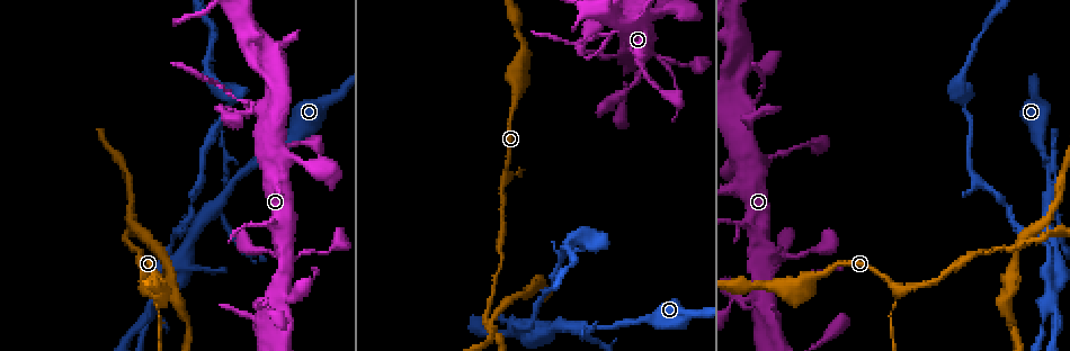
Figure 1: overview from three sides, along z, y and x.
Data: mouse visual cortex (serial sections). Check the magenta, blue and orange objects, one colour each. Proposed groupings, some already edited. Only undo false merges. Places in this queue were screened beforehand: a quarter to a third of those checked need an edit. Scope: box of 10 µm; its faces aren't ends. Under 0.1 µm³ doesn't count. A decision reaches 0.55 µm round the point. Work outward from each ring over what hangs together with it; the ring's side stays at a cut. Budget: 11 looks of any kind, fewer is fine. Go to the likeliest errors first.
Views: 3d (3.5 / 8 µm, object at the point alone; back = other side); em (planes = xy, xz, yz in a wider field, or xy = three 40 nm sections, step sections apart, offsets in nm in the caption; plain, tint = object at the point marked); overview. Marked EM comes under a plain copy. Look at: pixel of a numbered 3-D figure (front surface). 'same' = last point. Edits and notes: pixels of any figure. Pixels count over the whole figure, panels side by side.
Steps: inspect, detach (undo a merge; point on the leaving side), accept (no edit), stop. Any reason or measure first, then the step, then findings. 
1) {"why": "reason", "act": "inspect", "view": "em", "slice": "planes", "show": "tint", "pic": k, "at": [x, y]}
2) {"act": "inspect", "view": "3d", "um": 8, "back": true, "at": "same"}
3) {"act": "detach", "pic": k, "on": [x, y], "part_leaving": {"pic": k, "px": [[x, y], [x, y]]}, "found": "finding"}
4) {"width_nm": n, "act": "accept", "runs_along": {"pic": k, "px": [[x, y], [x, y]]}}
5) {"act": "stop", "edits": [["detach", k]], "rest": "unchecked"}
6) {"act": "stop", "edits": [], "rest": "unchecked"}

{"why": "two arms in line, one across", "act": "inspect", "view": "3d", "um": 3.5, "back": true, "pic": 1, "at": [217, 206]}

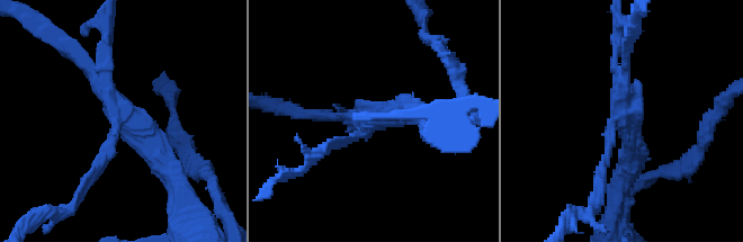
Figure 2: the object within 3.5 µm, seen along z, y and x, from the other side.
{"arms": 3, "arm_widths_nm": [150, 150, 300], "act": "inspect", "view": "em", "slice": "xy", "step": 1, "show": "tint", "pic": 2, "at": [120, 110]}

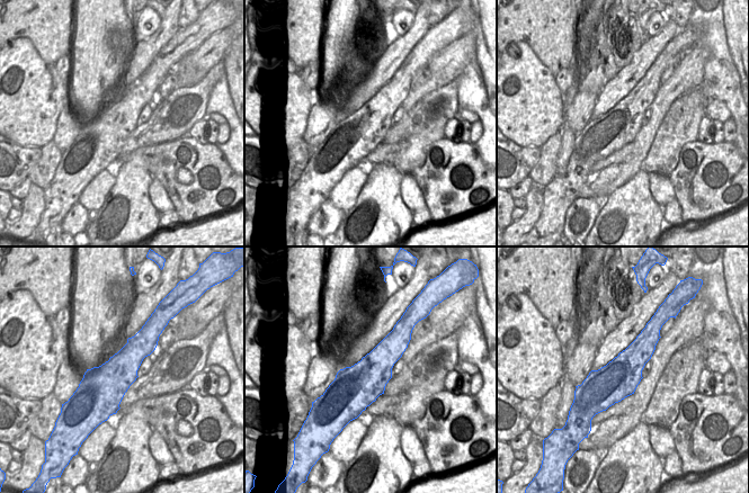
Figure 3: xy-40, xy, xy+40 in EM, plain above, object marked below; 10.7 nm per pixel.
{"act": "inspect", "view": "em", "slice": "xy", "step": 2, "show": "tint", "at": "same"}

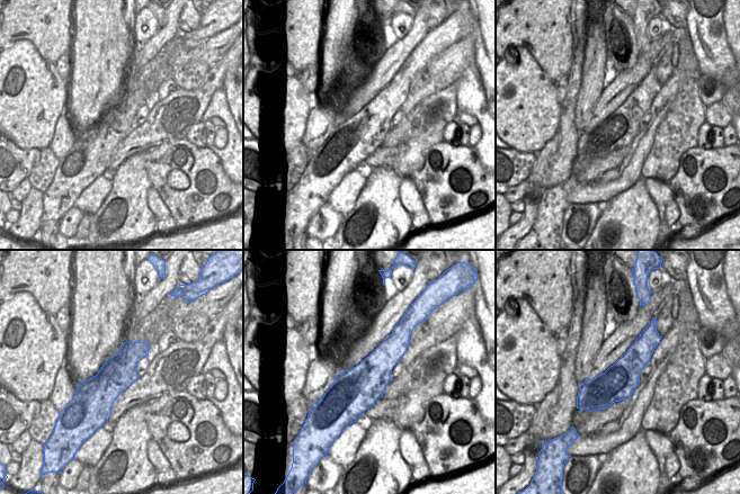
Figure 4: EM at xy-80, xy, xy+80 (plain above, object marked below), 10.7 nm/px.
{"act": "accept", "runs_along": {"pic": 2, "px": [[73, 52], [142, 132], [167, 170]]}, "found": "one cell here"}

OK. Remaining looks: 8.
{"why": "two arms in line, one across", "act": "inspect", "view": "3d", "um": 3.5, "back": true, "pic": 1, "at": [515, 331]}

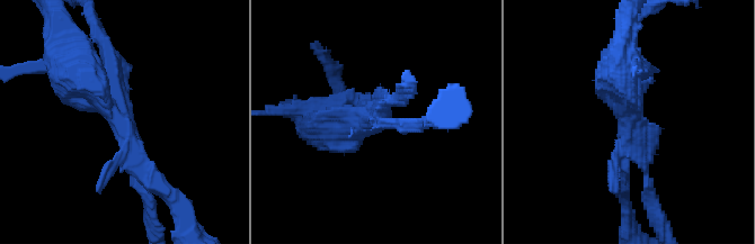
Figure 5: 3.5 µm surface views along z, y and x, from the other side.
{"why": "need the tissue", "act": "inspect", "view": "em", "slice": "xy", "step": 2, "show": "tint", "pic": 5, "at": [626, 139]}

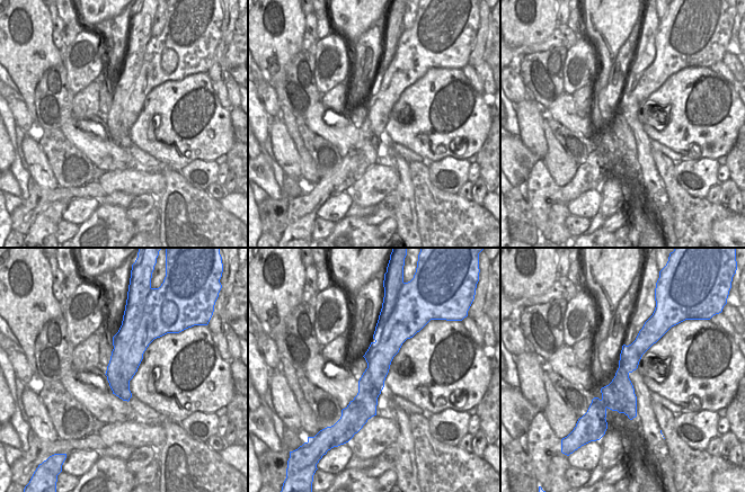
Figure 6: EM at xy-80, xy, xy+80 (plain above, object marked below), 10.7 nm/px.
{"width_nm": 280, "act": "detach", "pic": 5, "on": [647, 202], "found": "two cells meet here"}

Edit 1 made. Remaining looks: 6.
{"why": "four-way junction", "act": "inspect", "view": "3d", "um": 3.5, "pic": 1, "at": [286, 295]}

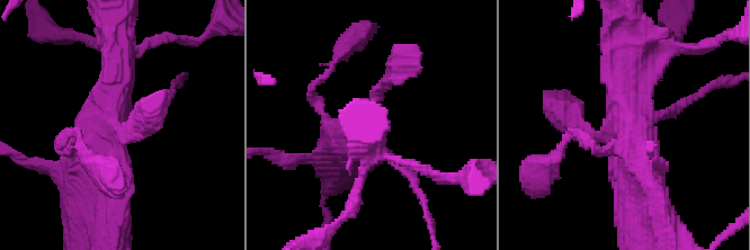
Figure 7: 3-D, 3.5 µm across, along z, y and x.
{"act": "inspect", "view": "em", "slice": "xy", "step": 1, "show": "tint", "pic": 7, "at": [115, 128]}

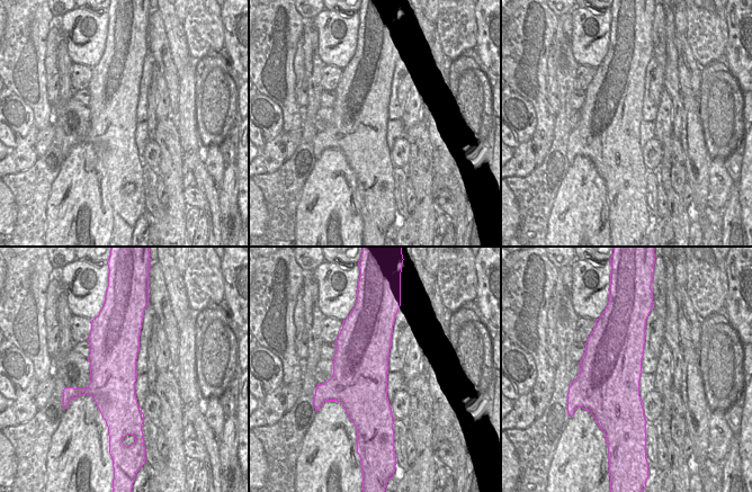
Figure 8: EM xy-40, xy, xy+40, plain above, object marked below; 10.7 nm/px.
{"act": "accept", "runs_along": {"pic": 7, "px": [[116, 65], [88, 201]]}, "found": "one cell here"}

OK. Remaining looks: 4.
{"why": "thick turns thin", "act": "inspect", "view": "3d", "um": 3.5, "pic": 1, "at": [145, 290]}

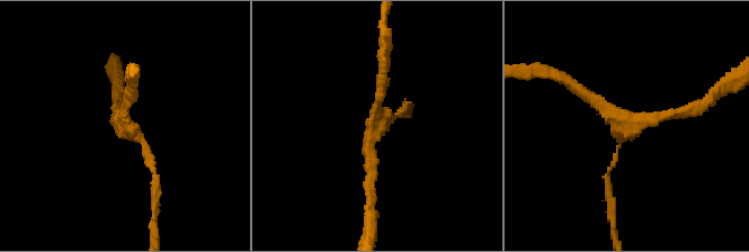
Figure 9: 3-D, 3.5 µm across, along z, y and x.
{"arms": 3, "arm_widths_nm": [100, 150, 150], "why": "need the tissue", "act": "inspect", "view": "em", "slice": "xy", "step": 3, "show": "tint", "pic": 9, "at": [125, 120]}

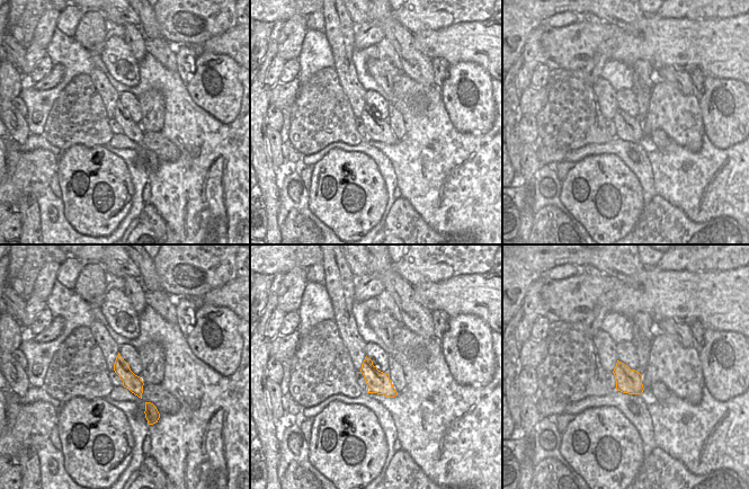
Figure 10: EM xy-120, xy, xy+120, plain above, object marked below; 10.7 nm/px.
{"act": "accept", "runs_along": {"pic": 9, "px": [[562, 79], [620, 120], [689, 110]]}, "found": "continuous, no second cell"}

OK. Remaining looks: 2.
{"act": "stop", "edits": [["detach", 5]], "rest": "unchecked"}

